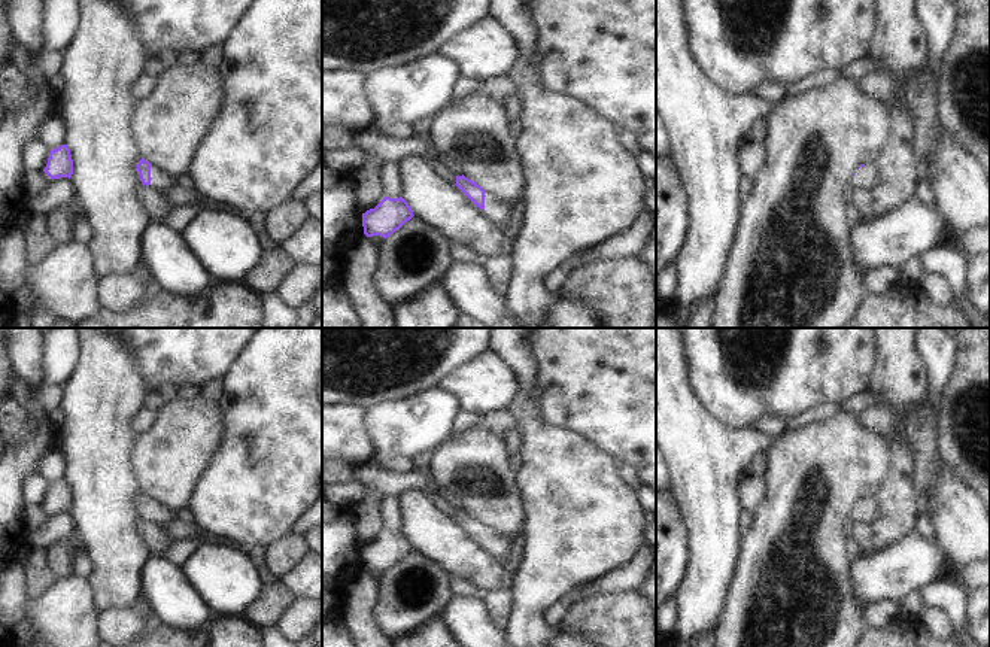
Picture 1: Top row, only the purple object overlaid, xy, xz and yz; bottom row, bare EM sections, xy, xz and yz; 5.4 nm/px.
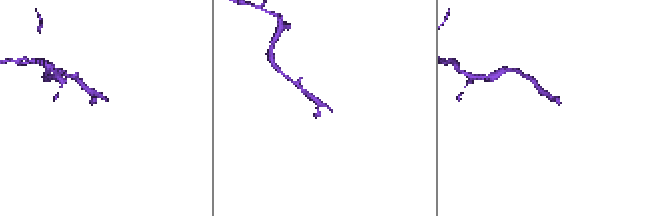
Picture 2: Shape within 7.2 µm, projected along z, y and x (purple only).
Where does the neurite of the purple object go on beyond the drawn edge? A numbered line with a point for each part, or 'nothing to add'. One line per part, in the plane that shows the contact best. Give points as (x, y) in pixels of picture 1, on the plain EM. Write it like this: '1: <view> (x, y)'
1: xy (160, 515)

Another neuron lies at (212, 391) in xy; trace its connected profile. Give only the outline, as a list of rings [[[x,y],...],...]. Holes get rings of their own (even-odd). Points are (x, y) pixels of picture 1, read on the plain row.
[[[222,379],[210,380],[207,385],[198,388],[198,397],[207,401],[219,403],[222,395]]]

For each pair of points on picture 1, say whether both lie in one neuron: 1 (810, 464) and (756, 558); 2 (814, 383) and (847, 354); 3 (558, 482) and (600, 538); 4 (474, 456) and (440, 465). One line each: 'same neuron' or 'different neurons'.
1: same neuron
2: same neuron
3: same neuron
4: same neuron

